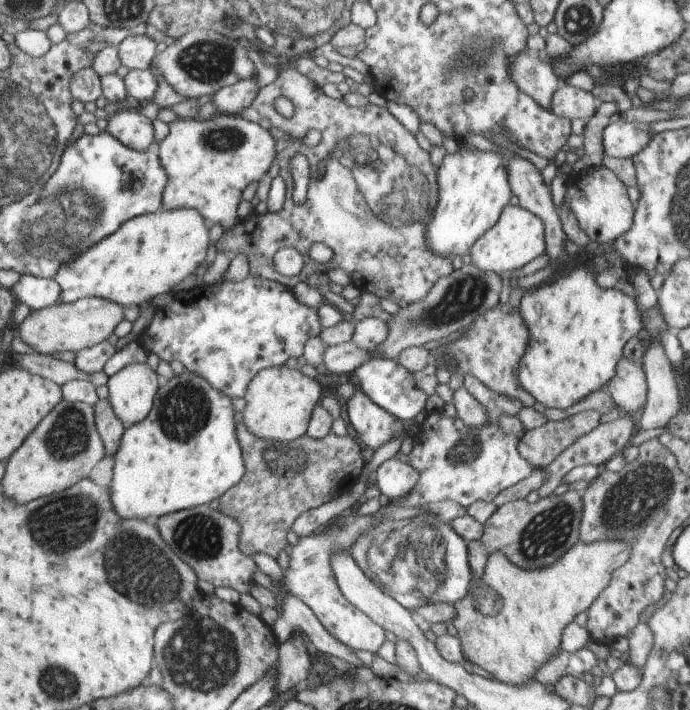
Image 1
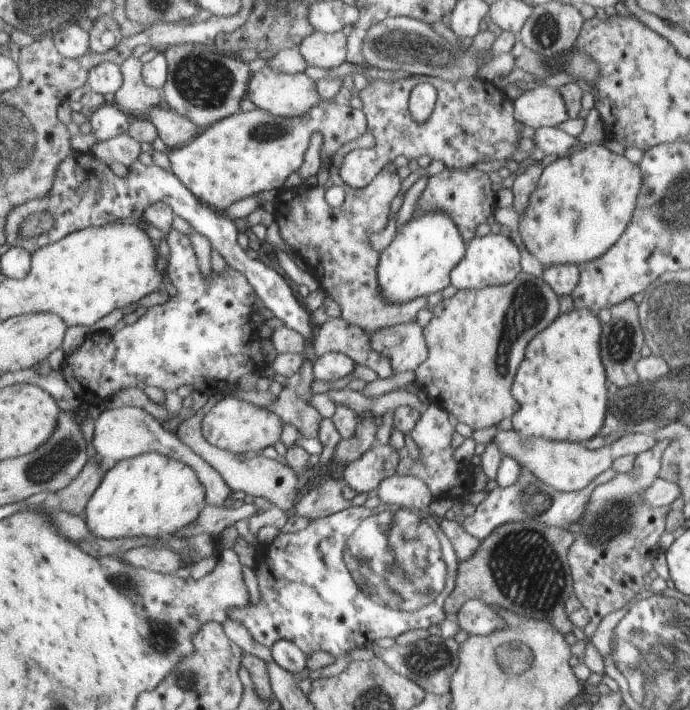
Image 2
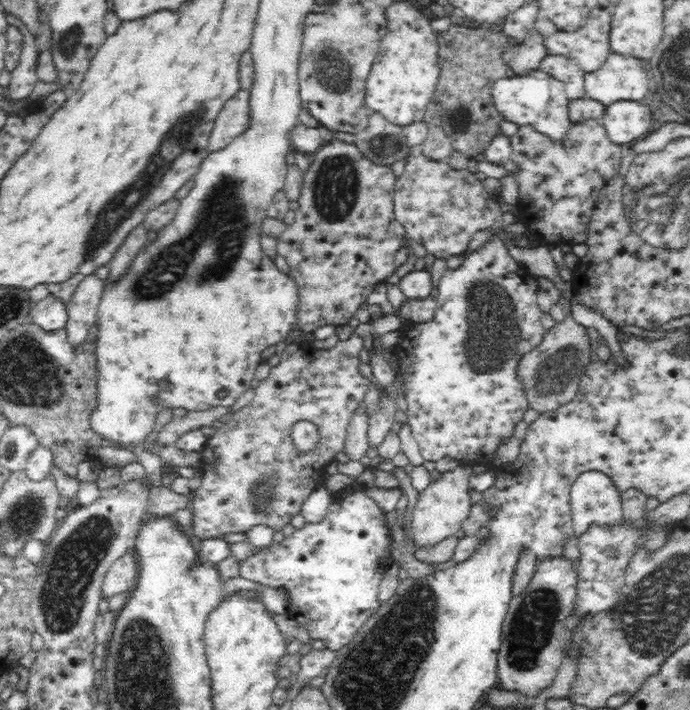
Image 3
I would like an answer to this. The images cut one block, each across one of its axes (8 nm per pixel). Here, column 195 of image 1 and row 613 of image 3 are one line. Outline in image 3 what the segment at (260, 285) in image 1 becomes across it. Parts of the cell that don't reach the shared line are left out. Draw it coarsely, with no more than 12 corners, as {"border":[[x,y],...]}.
{"border":[[364,494],[331,504],[240,577],[337,651],[380,608],[391,549]]}

